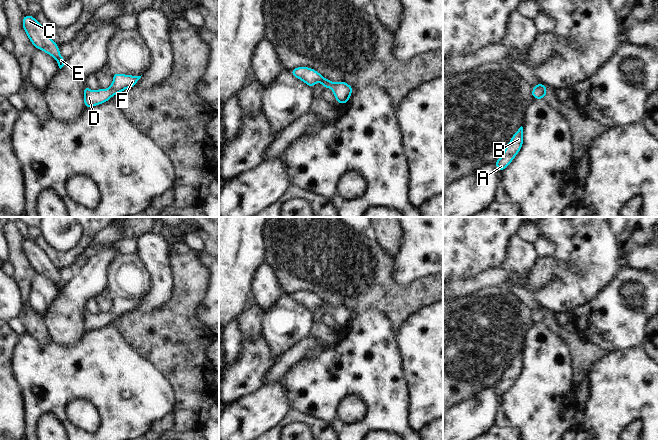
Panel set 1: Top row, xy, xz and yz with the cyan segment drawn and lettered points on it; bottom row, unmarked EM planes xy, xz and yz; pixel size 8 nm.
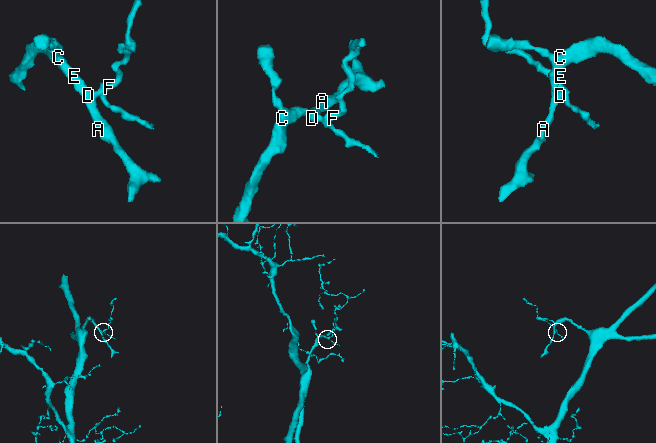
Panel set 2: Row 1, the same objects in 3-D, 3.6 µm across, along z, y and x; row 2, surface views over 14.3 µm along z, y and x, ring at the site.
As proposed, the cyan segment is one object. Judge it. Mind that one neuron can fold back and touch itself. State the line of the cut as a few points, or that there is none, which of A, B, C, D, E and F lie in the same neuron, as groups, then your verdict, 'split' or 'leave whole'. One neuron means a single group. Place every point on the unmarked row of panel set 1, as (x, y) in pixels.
no cut | A B C D E F | leave whole

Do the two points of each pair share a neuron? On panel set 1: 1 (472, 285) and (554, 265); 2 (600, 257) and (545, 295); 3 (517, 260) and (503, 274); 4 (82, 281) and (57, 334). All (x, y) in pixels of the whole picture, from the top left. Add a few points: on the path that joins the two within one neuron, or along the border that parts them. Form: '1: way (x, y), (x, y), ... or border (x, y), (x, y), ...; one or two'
1: way (492, 278), (514, 278), (518, 281), (534, 281); one
2: way (592, 272), (569, 295), (560, 295); one
3: border (503, 265), (513, 270), (522, 278), (531, 269); two
4: way (75, 294), (69, 304), (65, 321); one

